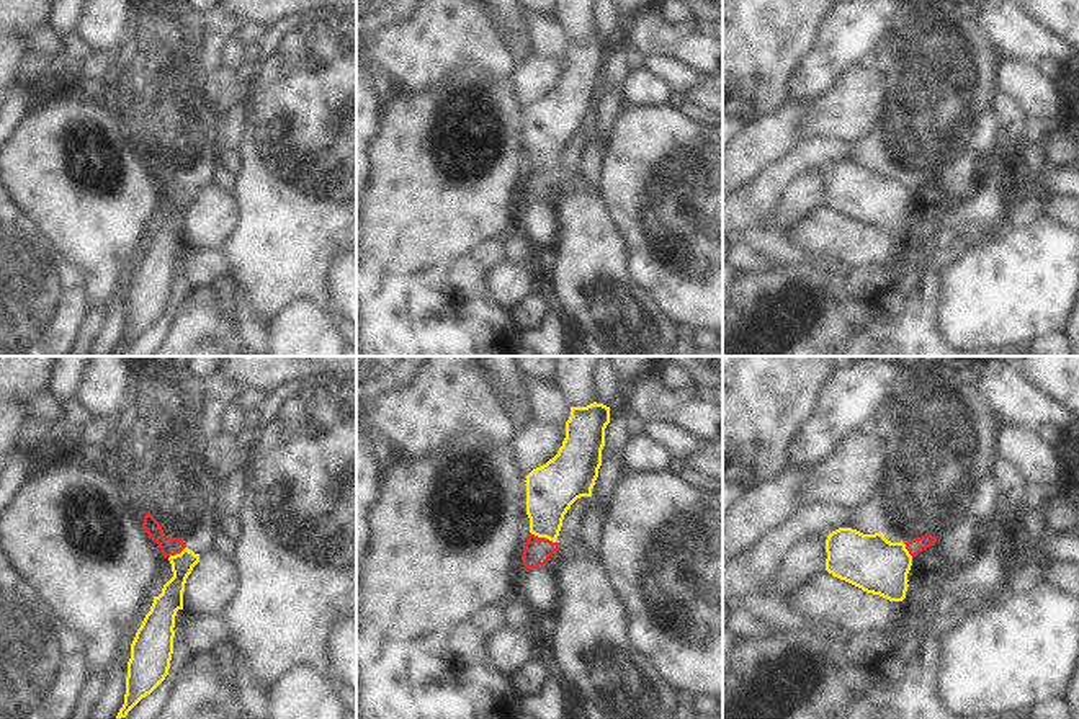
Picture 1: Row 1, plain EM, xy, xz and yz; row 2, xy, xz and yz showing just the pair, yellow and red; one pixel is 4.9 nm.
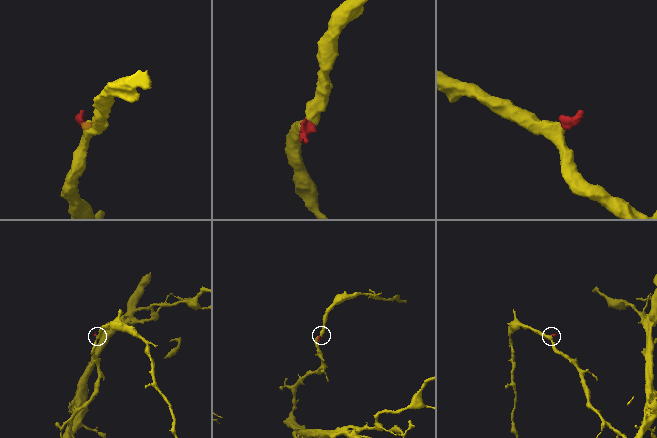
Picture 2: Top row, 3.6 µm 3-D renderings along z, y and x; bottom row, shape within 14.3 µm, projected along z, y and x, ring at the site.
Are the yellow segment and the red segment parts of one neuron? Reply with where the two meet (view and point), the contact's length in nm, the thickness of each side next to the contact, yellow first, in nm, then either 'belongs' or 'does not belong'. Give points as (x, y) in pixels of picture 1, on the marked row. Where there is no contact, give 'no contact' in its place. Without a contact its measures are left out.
xz (543, 536) | 140 nm | 240/130 nm | does not belong

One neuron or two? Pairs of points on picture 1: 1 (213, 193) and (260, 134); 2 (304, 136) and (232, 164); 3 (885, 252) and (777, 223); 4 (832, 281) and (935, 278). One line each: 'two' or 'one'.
1: two
2: two
3: one
4: two

